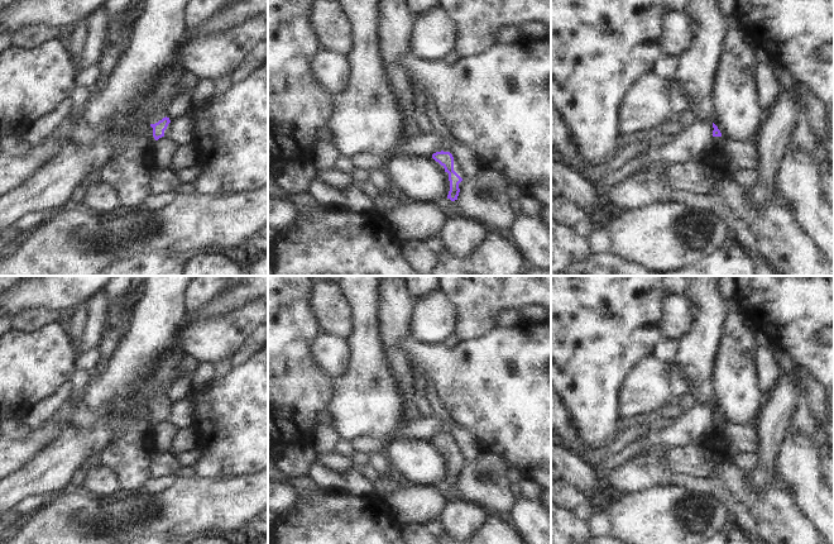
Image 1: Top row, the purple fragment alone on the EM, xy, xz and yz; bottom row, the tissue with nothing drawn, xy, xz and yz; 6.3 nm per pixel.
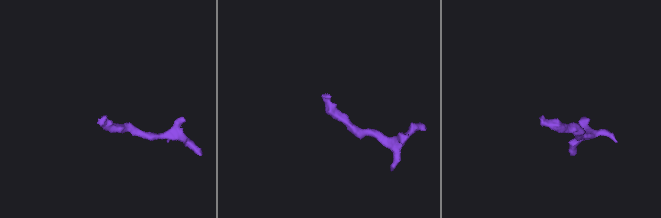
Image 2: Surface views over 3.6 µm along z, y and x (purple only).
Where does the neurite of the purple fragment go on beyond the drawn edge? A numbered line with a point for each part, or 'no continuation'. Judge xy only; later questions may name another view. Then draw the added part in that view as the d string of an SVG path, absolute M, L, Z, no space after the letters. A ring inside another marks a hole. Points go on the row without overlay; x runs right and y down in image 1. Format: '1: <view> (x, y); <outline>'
1: xy (153, 335); M148 276L147 290L135 302L129 320L129 330L110 357L102 373L90 373L82 404L90 411L105 414L102 406L115 397L145 396L149 407L167 400L167 390L155 383L162 363L178 350L179 329L187 320L184 292L188 285L201 276Z

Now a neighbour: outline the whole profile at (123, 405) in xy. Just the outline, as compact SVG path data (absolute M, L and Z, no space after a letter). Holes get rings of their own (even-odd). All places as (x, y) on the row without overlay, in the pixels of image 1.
M115 397L102 406L105 414L110 412L123 412L125 415L133 415L138 420L148 423L150 426L154 426L153 411L149 406L140 404L133 404L125 397Z

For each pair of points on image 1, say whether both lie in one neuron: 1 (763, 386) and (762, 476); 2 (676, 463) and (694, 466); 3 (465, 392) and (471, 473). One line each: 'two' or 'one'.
1: two
2: one
3: two

